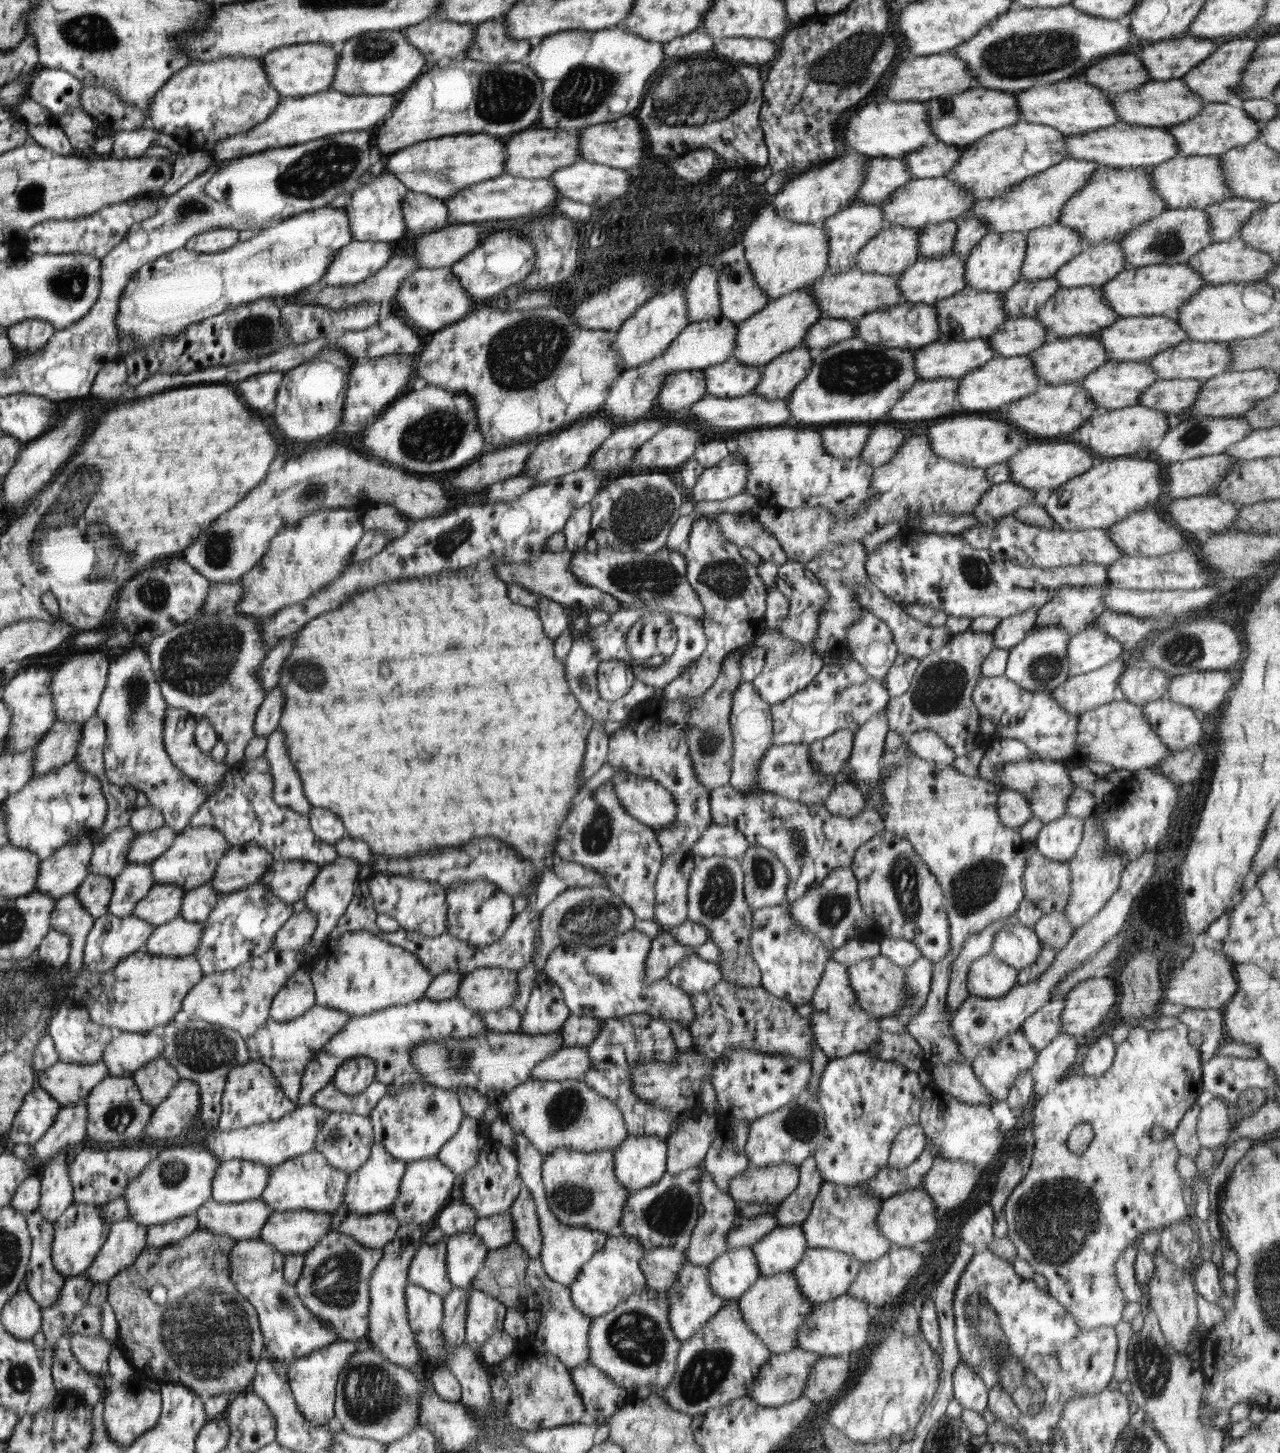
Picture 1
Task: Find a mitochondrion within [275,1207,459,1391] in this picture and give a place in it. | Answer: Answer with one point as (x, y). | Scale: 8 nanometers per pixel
(335, 1287)

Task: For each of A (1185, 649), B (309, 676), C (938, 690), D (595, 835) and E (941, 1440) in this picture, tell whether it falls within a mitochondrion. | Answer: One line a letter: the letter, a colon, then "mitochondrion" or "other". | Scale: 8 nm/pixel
A: mitochondrion
B: mitochondrion
C: mitochondrion
D: mitochondrion
E: other

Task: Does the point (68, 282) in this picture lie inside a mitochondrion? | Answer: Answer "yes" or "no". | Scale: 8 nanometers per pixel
yes

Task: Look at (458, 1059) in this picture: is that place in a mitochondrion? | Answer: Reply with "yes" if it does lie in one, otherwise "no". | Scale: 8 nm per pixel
yes

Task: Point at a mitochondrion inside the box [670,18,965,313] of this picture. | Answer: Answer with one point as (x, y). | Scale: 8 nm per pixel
(860, 52)

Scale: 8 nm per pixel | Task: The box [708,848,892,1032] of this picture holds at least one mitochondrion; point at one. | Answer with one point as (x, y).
(833, 907)

